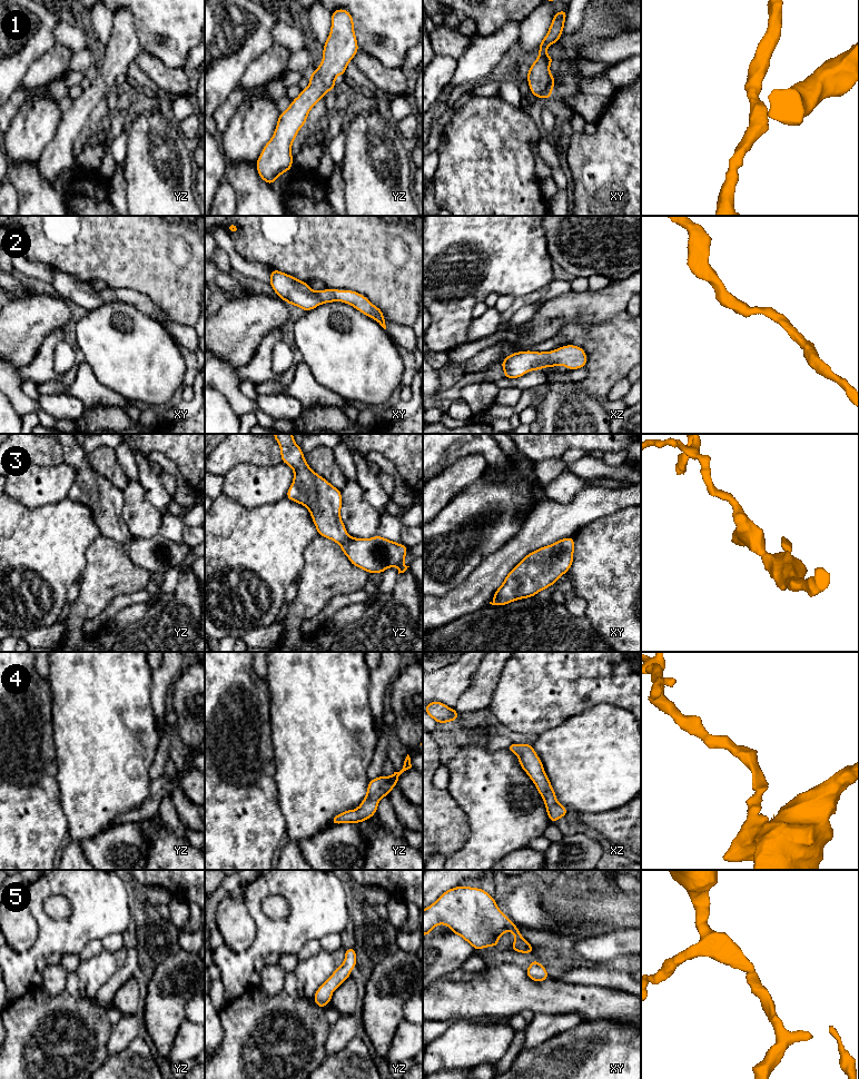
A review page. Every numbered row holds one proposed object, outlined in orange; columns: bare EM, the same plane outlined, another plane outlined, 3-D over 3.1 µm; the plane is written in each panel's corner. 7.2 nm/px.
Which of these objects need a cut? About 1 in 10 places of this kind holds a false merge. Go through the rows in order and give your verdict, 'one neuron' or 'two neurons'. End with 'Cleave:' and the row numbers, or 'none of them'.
1: one neuron
2: one neuron
3: one neuron
4: one neuron
5: one neuron
Cleave: none of them

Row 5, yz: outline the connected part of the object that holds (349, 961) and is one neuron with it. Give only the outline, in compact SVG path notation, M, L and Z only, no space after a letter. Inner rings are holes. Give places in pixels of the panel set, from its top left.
M355 948L346 949L344 963L336 967L334 973L314 993L315 1004L325 1009L326 1003L332 1002L332 992L350 977L350 970L355 968L356 964Z

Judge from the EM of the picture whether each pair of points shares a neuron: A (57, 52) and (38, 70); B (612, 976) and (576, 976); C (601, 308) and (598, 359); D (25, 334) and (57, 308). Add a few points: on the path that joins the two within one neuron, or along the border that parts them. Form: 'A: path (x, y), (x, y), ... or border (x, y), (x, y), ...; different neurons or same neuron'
A: path (52, 57), (42, 67); same neuron
B: path (603, 976), (585, 976); same neuron
C: border (623, 310), (598, 323), (574, 320); different neurons
D: path (32, 326), (46, 313), (49, 313); same neuron

